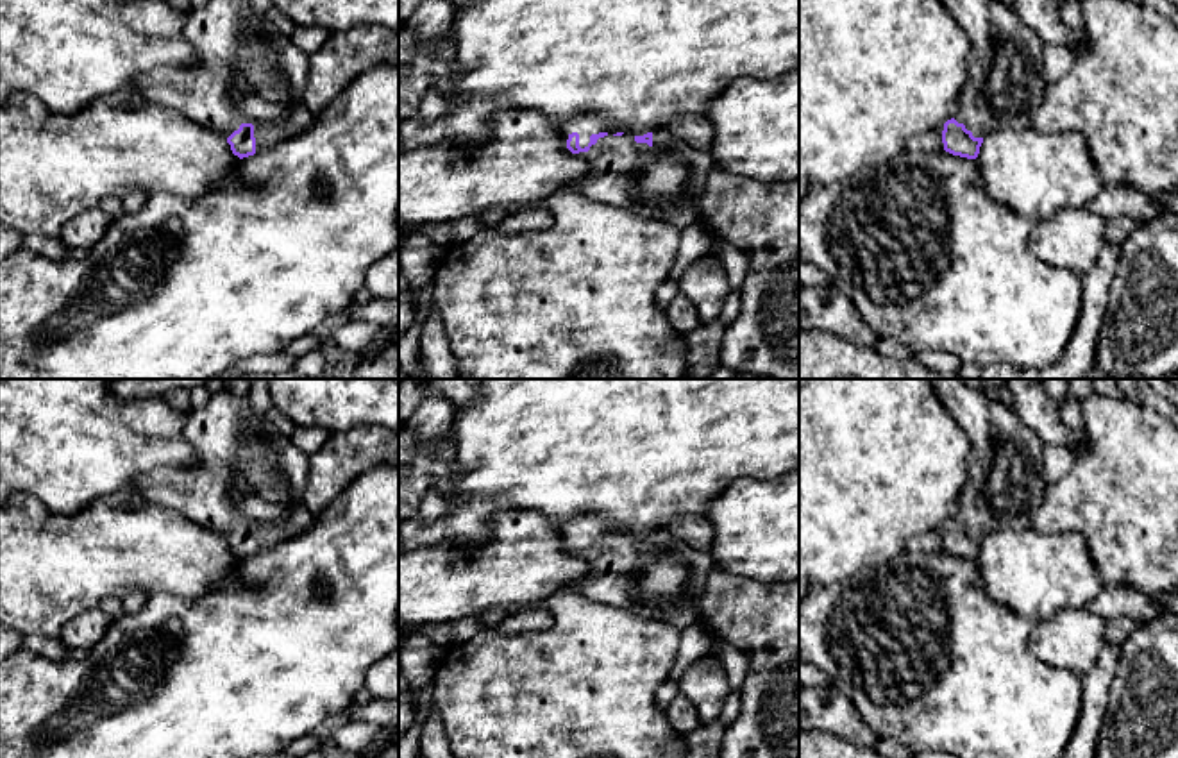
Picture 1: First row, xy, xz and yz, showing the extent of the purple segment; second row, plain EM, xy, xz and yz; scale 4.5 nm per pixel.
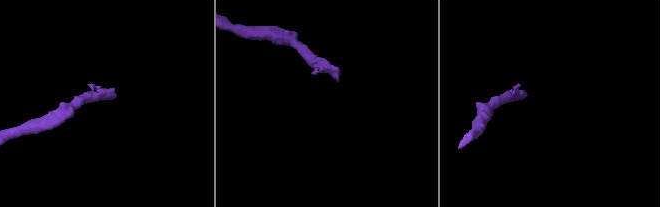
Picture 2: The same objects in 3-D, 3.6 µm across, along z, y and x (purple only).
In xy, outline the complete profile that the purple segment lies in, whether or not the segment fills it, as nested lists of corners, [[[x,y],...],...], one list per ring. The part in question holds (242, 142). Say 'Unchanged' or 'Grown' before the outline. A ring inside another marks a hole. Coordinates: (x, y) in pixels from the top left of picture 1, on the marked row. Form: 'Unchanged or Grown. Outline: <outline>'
Grown. Outline: [[[207,0],[189,9],[184,38],[197,54],[195,64],[141,75],[130,89],[225,136],[240,159],[293,138],[313,123],[315,116],[304,102],[309,57],[288,36],[268,27],[247,0]]]

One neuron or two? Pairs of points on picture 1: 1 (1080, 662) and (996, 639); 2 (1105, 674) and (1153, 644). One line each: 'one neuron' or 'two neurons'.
1: two neurons
2: two neurons

